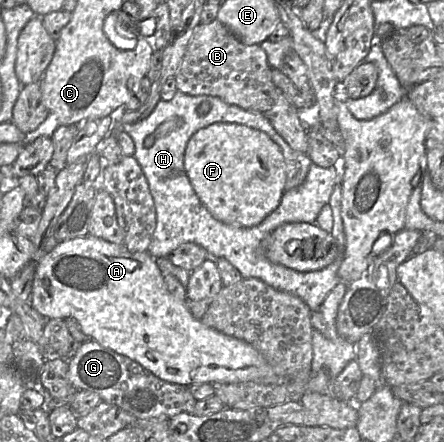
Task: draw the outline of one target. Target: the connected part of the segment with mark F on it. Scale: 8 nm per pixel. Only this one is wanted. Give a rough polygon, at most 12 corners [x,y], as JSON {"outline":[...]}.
{"outline":[[214,123],[188,141],[189,181],[210,214],[261,223],[285,192],[265,133]]}

